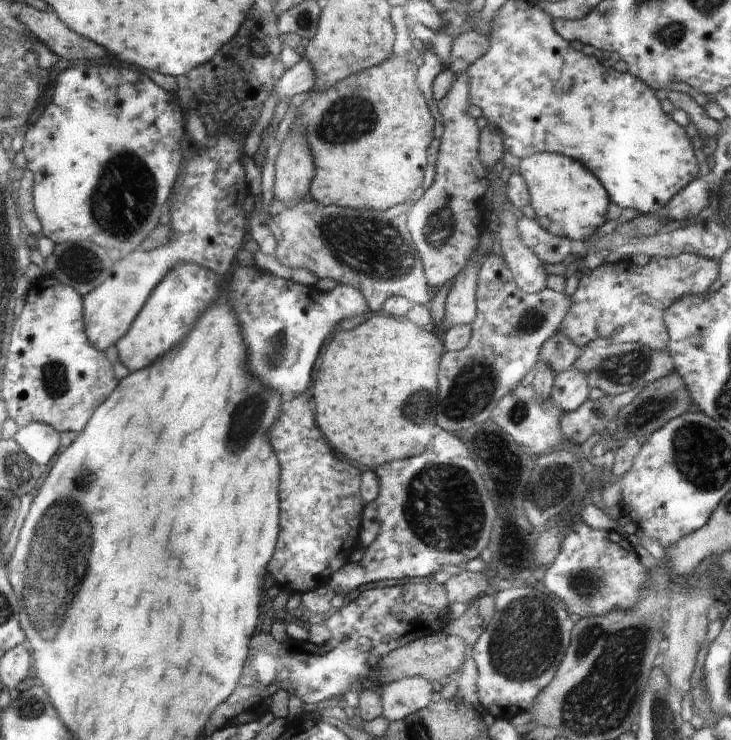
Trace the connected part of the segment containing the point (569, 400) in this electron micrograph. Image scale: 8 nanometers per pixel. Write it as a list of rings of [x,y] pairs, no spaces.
[[[568,368],[554,375],[551,399],[563,413],[574,412],[588,400],[589,390],[586,376],[574,368]]]

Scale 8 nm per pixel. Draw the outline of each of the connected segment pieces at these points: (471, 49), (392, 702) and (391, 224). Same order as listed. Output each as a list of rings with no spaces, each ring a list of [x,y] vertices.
[[[464,32],[458,38],[453,38],[450,52],[449,69],[453,72],[455,81],[460,74],[464,74],[469,65],[482,58],[490,48],[489,34]]]
[[[406,677],[392,681],[391,683],[384,683],[379,687],[382,694],[382,716],[390,722],[391,720],[402,720],[409,714],[420,712],[426,708],[432,700],[432,685],[426,678],[422,677]]]
[[[273,197],[268,208],[269,215],[282,230],[282,239],[278,240],[274,256],[287,268],[308,268],[320,279],[332,278],[338,285],[360,290],[371,314],[382,313],[384,301],[391,296],[403,296],[412,305],[428,307],[436,296],[437,289],[428,284],[422,258],[407,227],[410,207],[410,201],[405,201],[383,211],[350,210],[324,206],[308,198],[294,208],[286,208],[280,200]]]

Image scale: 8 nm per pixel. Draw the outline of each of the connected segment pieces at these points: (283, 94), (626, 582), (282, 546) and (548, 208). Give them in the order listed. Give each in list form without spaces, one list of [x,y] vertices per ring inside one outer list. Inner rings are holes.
[[[303,56],[296,65],[283,72],[274,88],[274,94],[281,101],[300,92],[310,92],[316,86],[316,72],[318,70],[314,68],[314,62]]]
[[[581,519],[568,526],[558,556],[547,565],[542,578],[543,589],[554,594],[569,613],[596,617],[610,610],[630,610],[636,606],[646,586],[648,569],[638,559],[635,548],[617,530],[594,530]]]
[[[298,395],[284,404],[272,428],[272,446],[282,466],[280,478],[280,534],[268,562],[278,586],[290,592],[326,587],[330,576],[359,554],[358,533],[365,507],[360,496],[362,470],[352,466],[330,446],[314,424],[308,396]]]
[[[534,152],[528,158],[521,158],[517,172],[522,175],[530,194],[530,204],[536,212],[536,219],[546,232],[586,242],[608,220],[606,209],[611,203],[608,193],[600,181],[584,164],[566,155],[549,152]]]

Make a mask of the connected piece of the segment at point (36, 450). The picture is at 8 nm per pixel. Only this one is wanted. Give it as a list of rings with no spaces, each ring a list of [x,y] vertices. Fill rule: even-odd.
[[[30,422],[28,426],[20,428],[14,436],[18,446],[38,464],[50,465],[50,458],[54,452],[58,452],[58,431],[54,434],[54,429],[48,424],[40,422]]]

